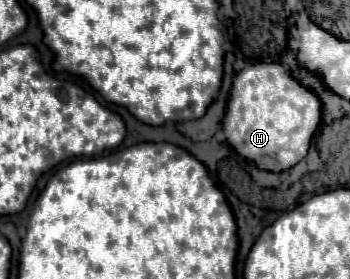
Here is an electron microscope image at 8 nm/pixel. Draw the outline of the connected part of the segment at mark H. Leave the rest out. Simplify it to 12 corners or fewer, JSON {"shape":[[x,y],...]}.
{"shape":[[280,63],[232,85],[226,141],[266,171],[310,149],[322,101]]}

